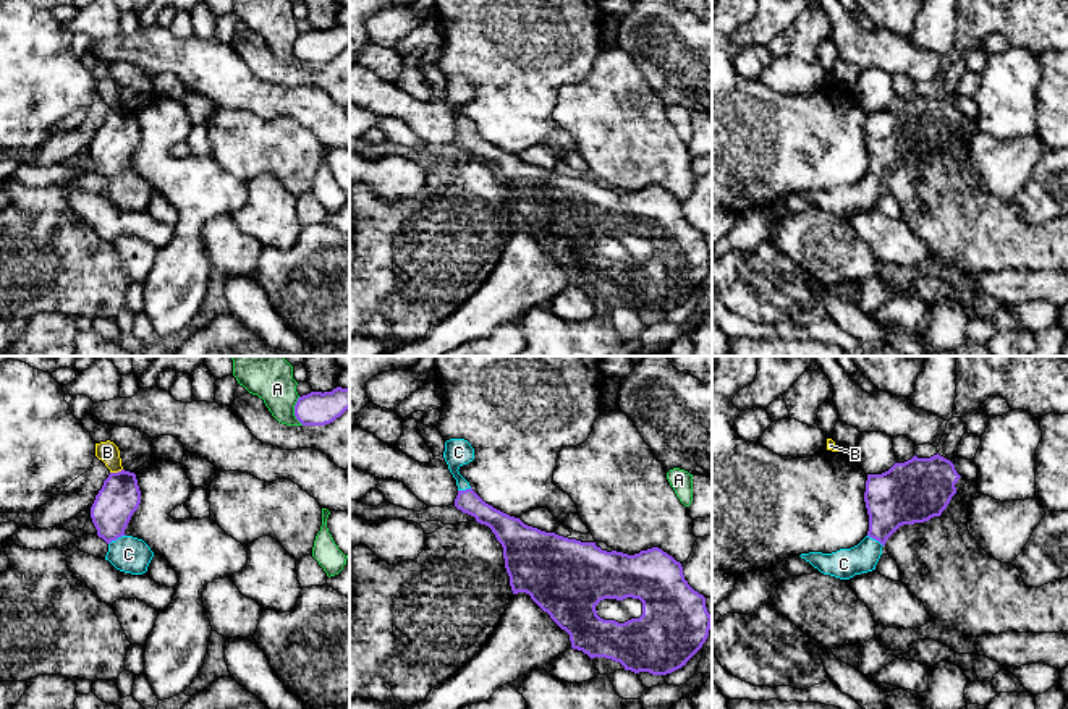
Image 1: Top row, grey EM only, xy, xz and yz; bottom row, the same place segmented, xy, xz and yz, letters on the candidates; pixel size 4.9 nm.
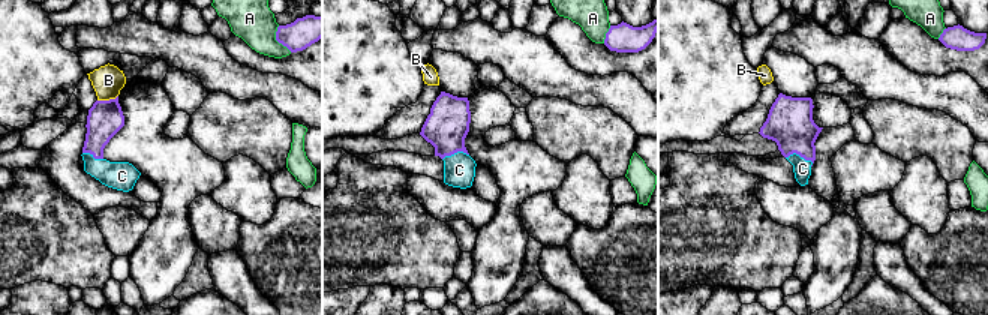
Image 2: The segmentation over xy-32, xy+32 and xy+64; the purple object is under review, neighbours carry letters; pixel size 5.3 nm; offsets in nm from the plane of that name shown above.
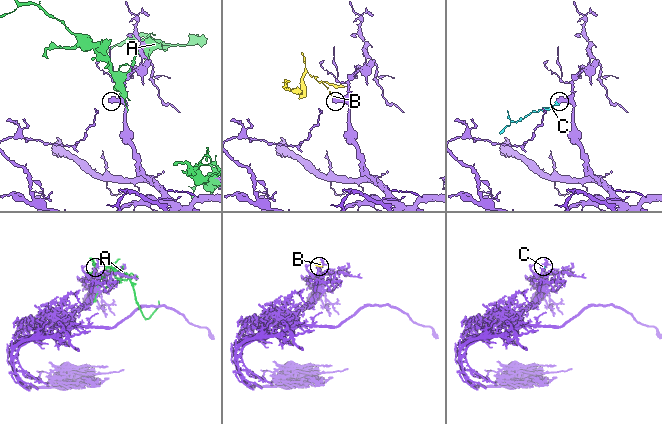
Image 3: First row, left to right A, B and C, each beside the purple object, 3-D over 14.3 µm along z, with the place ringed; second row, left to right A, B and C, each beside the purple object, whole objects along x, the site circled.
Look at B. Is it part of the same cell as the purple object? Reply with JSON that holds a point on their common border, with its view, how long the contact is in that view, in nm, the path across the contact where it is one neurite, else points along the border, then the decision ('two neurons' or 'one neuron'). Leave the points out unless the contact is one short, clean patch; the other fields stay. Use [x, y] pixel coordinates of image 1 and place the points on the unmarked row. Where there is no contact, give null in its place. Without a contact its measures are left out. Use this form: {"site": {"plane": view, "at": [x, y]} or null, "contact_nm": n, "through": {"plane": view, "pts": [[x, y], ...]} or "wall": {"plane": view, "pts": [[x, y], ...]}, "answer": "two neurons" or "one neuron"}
{"site": {"plane": "xy", "at": [115, 110]}, "contact_nm": 70, "wall": {"plane": "xy", "pts": [[122, 106], [110, 110]]}, "answer": "two neurons"}

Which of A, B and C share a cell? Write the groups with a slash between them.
A / B / C

